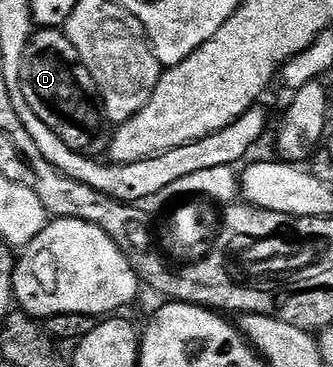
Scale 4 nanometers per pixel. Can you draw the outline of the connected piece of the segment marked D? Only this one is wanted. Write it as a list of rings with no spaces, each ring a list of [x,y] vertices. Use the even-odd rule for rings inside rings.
[[[37,28],[26,47],[26,55],[22,55],[20,68],[20,90],[26,95],[26,103],[30,103],[34,115],[66,143],[75,153],[86,157],[99,158],[107,154],[112,143],[110,122],[104,116],[104,106],[96,92],[96,84],[80,64],[78,51],[74,51],[74,43],[70,43],[68,34],[59,28]]]

